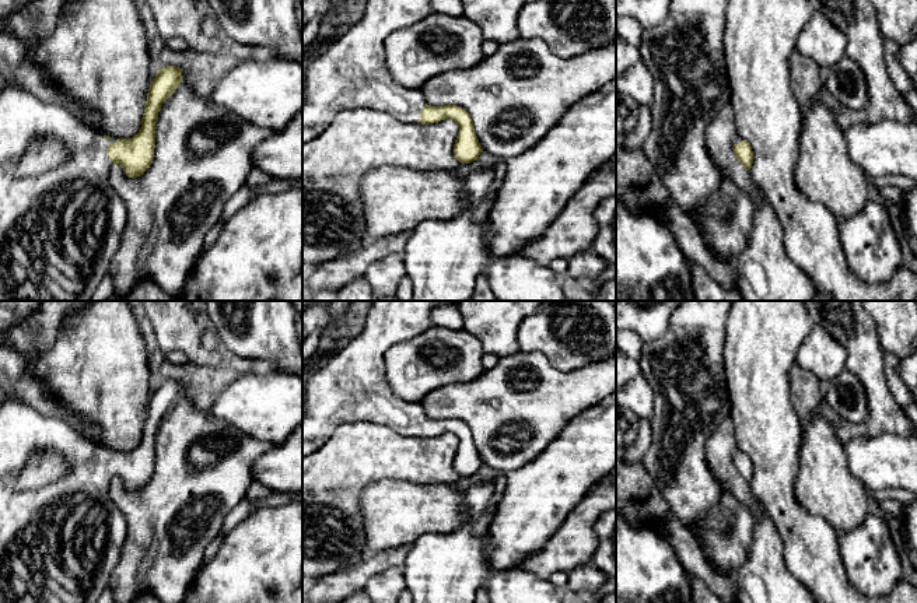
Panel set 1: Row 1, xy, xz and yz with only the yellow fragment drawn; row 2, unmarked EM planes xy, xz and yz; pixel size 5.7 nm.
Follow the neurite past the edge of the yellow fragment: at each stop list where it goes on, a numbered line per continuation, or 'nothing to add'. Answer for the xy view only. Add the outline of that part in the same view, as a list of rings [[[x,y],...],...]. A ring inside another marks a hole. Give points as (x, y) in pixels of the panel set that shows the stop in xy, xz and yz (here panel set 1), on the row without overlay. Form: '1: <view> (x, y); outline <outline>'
1: xy (59, 543); outline [[[0,389],[0,603],[95,603],[99,595],[106,589],[111,575],[120,558],[120,551],[127,533],[127,523],[123,513],[118,509],[109,495],[109,485],[113,476],[106,467],[109,457],[115,457],[116,451],[104,452],[104,448],[85,437],[83,437],[73,424],[69,424],[56,417],[46,417],[20,399]],[[34,452],[60,452],[70,460],[69,473],[53,483],[35,490],[15,488],[15,481],[20,471],[24,469],[27,459]]]

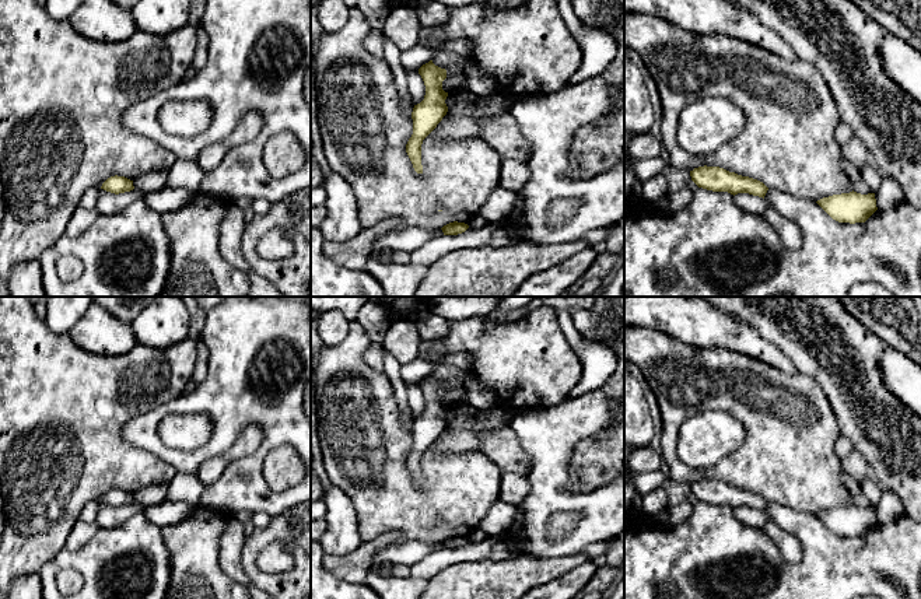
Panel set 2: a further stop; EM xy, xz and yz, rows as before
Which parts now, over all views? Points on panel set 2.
nothing to add

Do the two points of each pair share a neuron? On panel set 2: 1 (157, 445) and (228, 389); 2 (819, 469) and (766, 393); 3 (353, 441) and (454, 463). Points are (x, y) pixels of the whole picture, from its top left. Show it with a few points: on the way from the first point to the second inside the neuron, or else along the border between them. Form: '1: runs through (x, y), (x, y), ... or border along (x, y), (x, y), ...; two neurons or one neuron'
1: runs through (154, 420), (167, 407), (203, 399); one neuron
2: runs through (801, 451), (791, 441), (791, 426), (781, 412); one neuron
3: runs through (378, 466), (403, 491), (426, 491), (429, 489); one neuron

